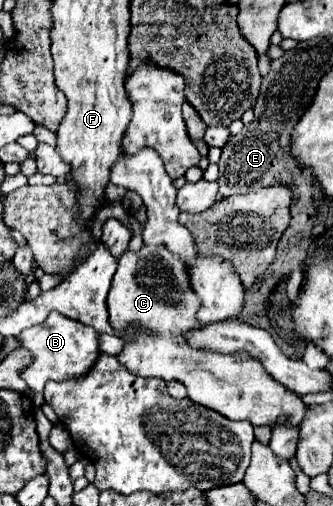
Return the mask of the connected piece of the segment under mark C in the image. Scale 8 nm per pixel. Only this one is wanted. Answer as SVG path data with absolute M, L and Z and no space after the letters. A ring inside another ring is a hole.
M144 244L138 252L126 250L124 256L120 256L118 260L118 270L114 274L106 302L110 312L110 324L114 330L122 334L120 338L124 342L124 350L116 358L130 372L140 376L158 376L162 380L180 380L188 388L188 396L196 404L216 410L230 420L248 420L254 426L274 426L274 422L278 422L280 418L280 392L282 392L282 416L288 418L288 426L298 426L306 416L310 404L302 402L300 394L282 388L278 380L272 380L272 376L268 376L268 372L260 368L260 362L252 360L248 352L218 354L218 352L200 352L198 348L188 348L188 340L184 340L180 332L188 332L188 328L204 328L202 324L196 324L200 298L196 296L196 292L192 292L192 286L188 284L188 264L184 264L180 256L168 252L166 248L156 248L156 244L154 246ZM132 324L140 324L140 330L134 334L128 332Z

